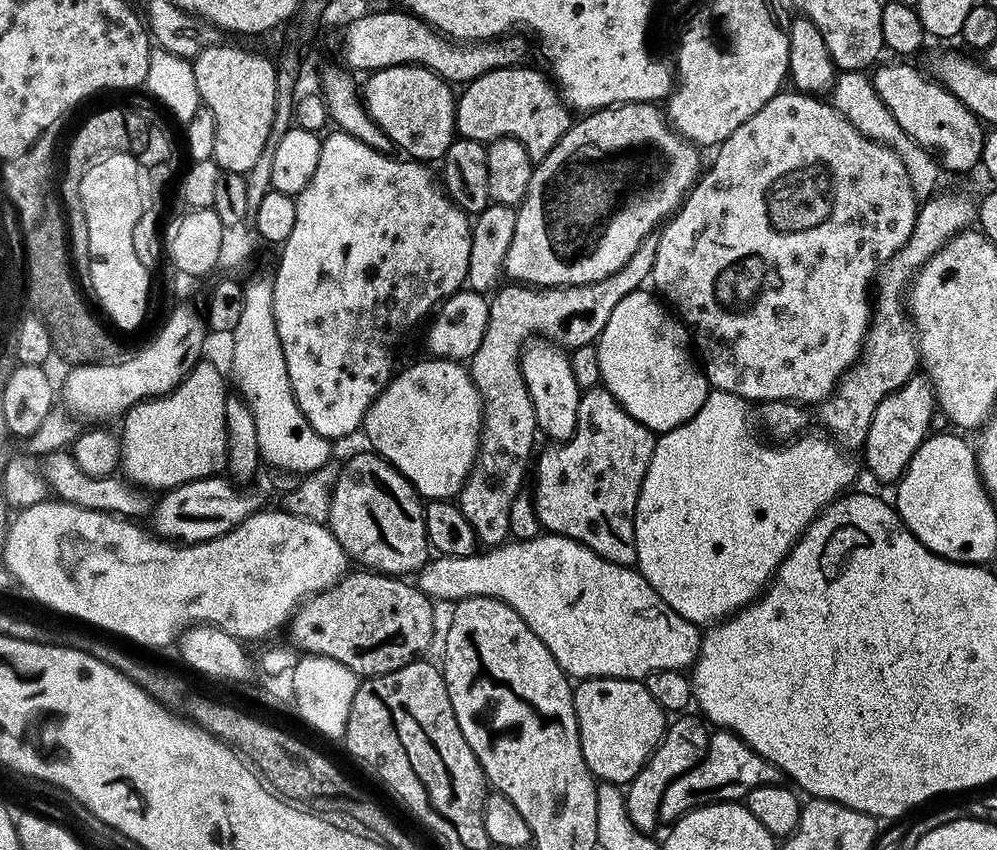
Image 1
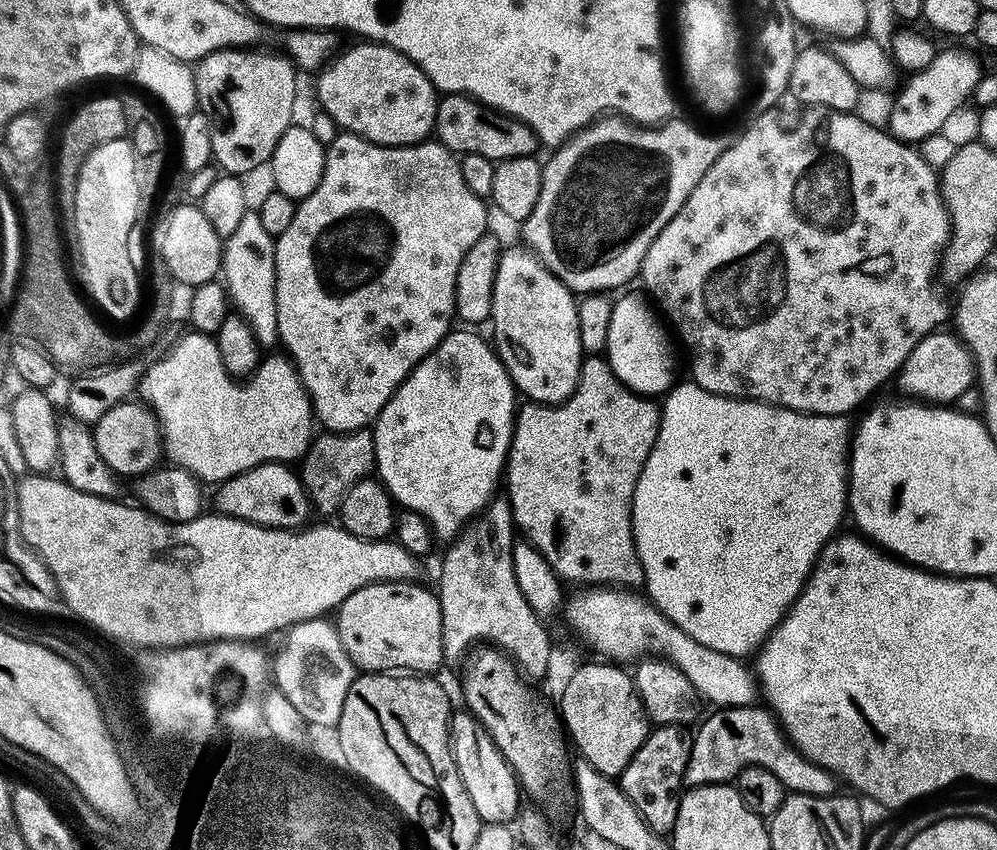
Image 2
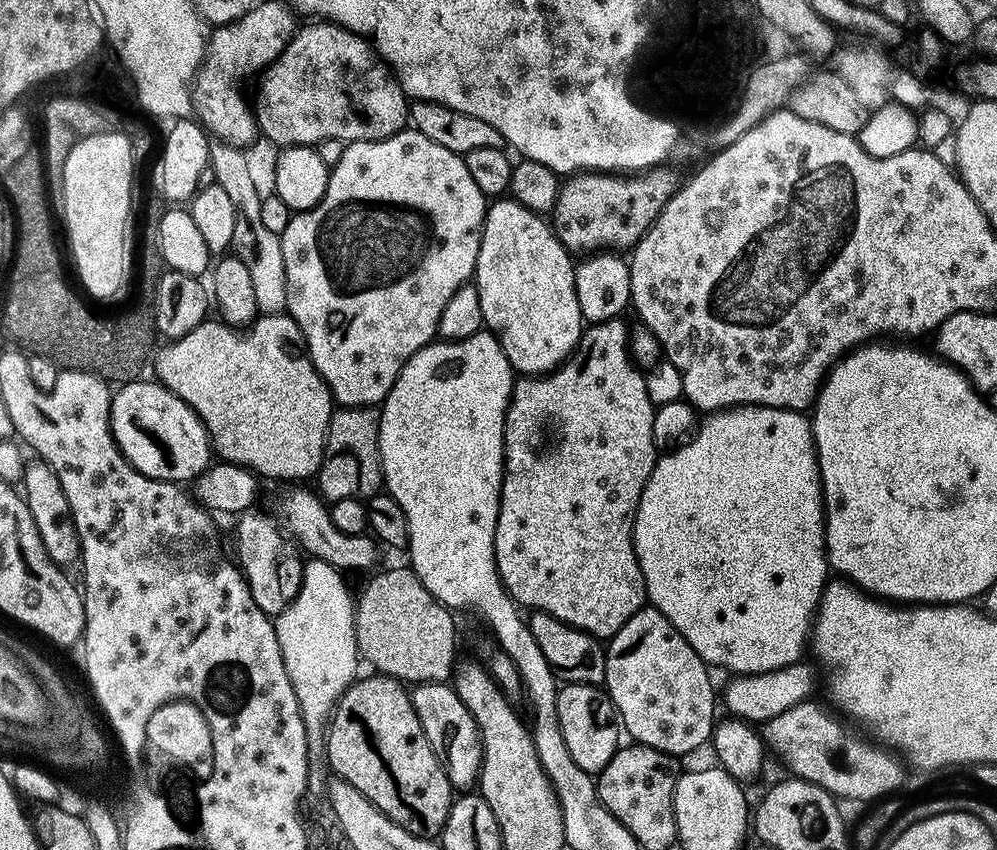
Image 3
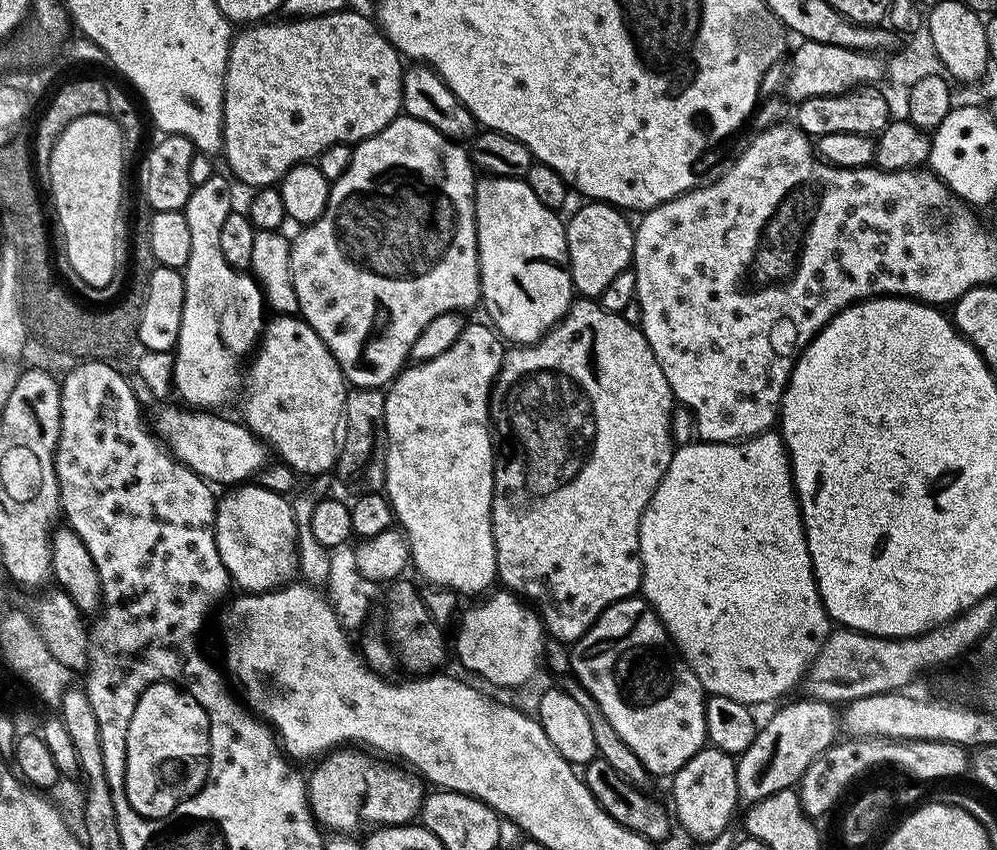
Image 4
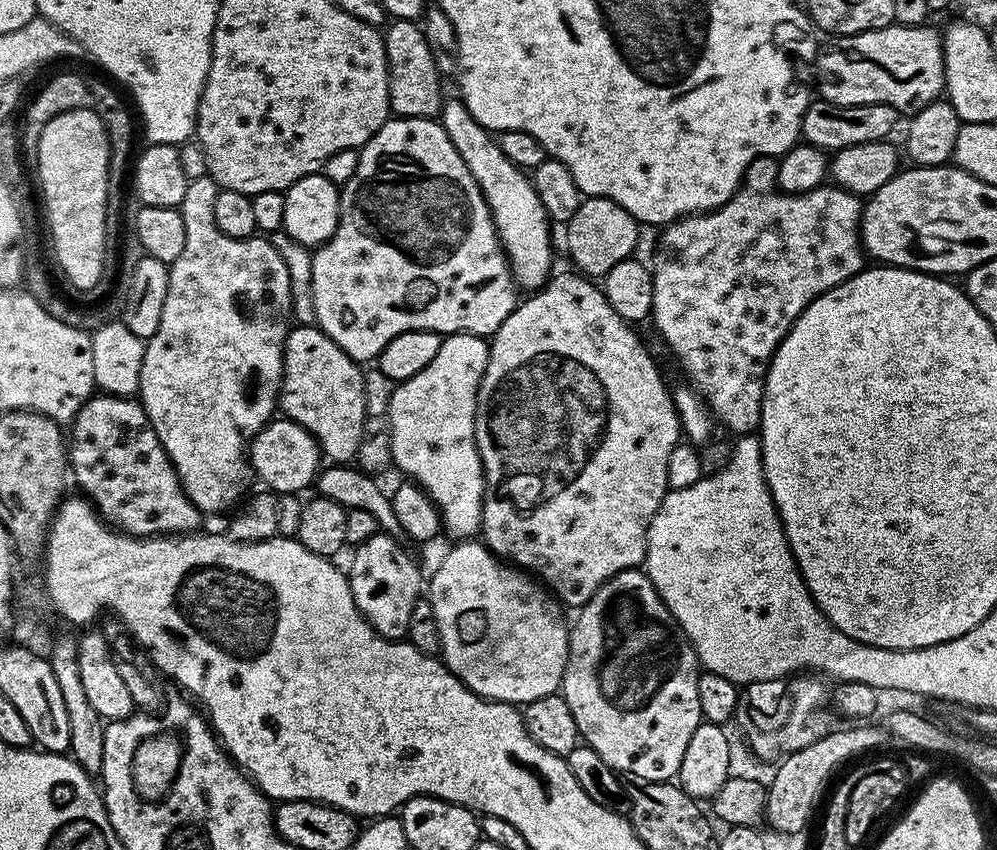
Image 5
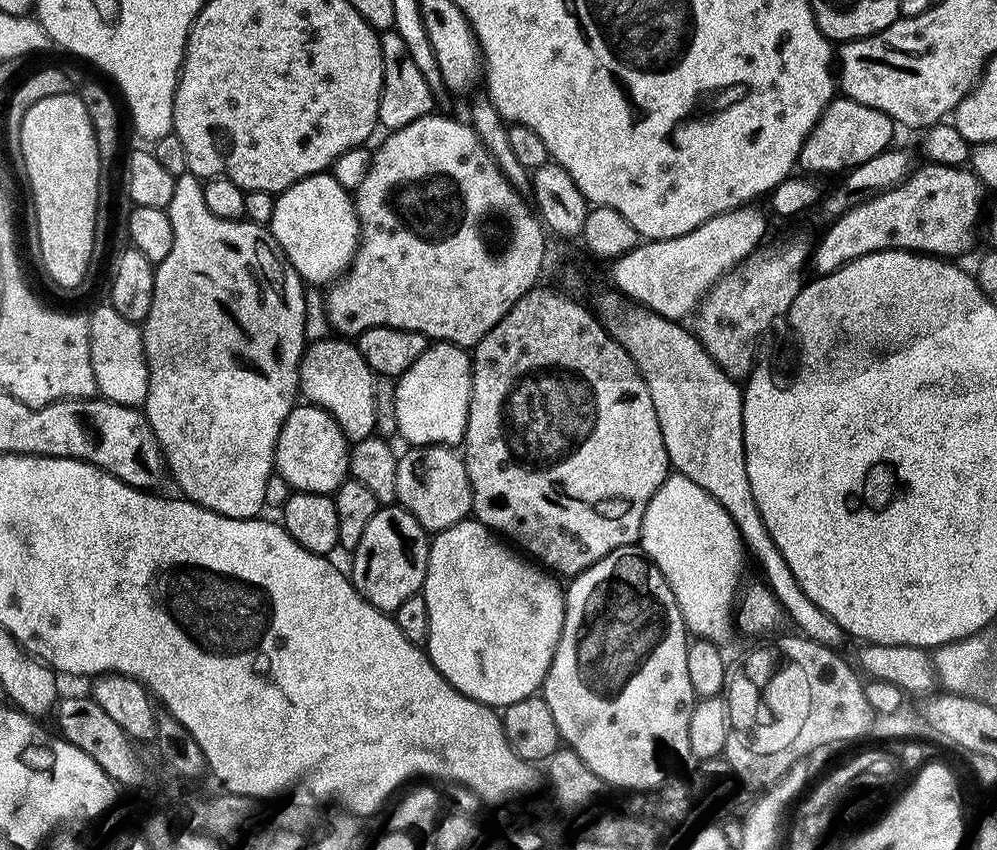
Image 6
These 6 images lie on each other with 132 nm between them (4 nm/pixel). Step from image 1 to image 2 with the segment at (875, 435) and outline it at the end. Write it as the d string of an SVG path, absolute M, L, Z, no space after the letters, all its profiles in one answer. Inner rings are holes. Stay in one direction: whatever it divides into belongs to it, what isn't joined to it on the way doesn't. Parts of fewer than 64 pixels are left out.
M937 330L923 336L915 344L896 375L899 390L905 397L933 406L948 406L975 383L975 360L955 333Z

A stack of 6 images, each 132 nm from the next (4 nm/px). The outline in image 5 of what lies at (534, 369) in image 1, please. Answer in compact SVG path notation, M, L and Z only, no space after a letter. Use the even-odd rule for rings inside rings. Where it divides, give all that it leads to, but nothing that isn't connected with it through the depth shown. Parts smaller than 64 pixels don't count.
M453 96L445 99L443 110L439 115L439 121L446 130L450 142L454 143L455 149L466 162L467 169L480 188L480 192L491 210L492 221L495 222L496 232L499 234L500 243L504 248L505 255L512 267L513 276L517 283L527 290L538 290L547 283L552 269L552 236L550 227L552 221L546 214L545 207L542 206L541 199L538 198L537 191L532 186L531 179L521 170L516 168L504 154L495 137L489 129L481 126L480 123L470 114L468 107L459 97Z

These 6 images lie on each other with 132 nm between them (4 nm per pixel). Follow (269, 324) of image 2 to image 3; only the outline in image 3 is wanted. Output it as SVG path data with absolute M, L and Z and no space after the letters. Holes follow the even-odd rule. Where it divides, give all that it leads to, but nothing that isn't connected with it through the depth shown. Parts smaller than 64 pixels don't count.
M216 142L210 148L210 165L216 175L215 184L234 202L236 217L234 218L234 234L231 247L235 255L250 270L250 278L254 282L254 295L258 298L260 312L264 314L280 314L287 309L286 302L286 266L282 262L282 246L279 236L270 234L262 223L260 199L253 183L249 179L246 167L245 149L235 148L233 144Z

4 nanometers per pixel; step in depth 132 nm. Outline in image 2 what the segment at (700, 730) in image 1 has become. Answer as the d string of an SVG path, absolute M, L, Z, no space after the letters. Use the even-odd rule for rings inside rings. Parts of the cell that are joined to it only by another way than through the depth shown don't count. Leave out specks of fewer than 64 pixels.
M661 724L653 727L648 737L638 746L634 758L622 770L618 783L622 794L634 804L650 830L659 834L671 833L678 818L678 806L685 787L686 762L690 762L693 733L678 724Z

